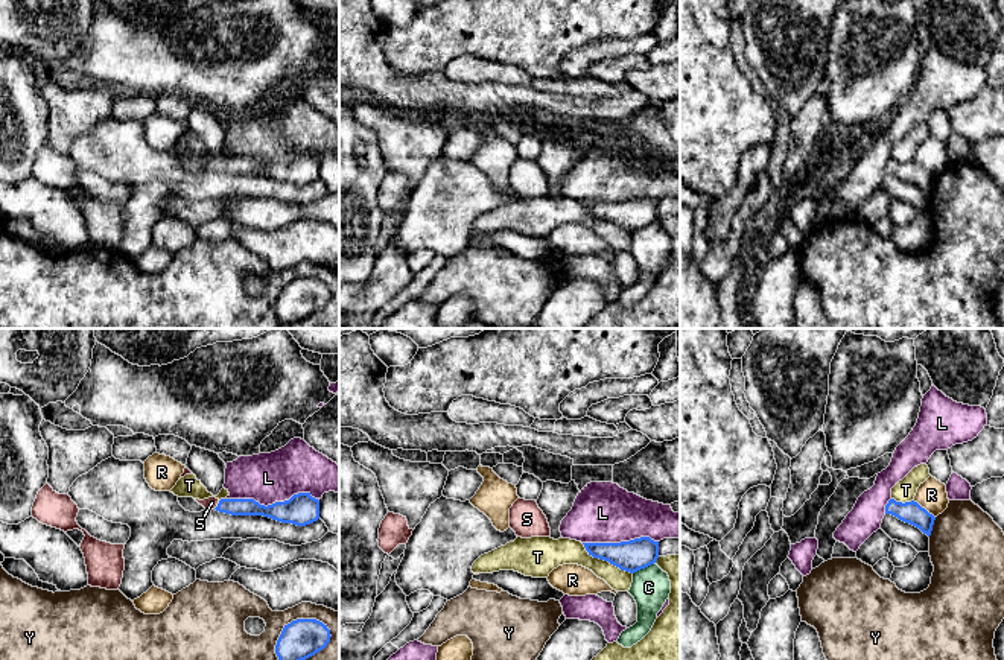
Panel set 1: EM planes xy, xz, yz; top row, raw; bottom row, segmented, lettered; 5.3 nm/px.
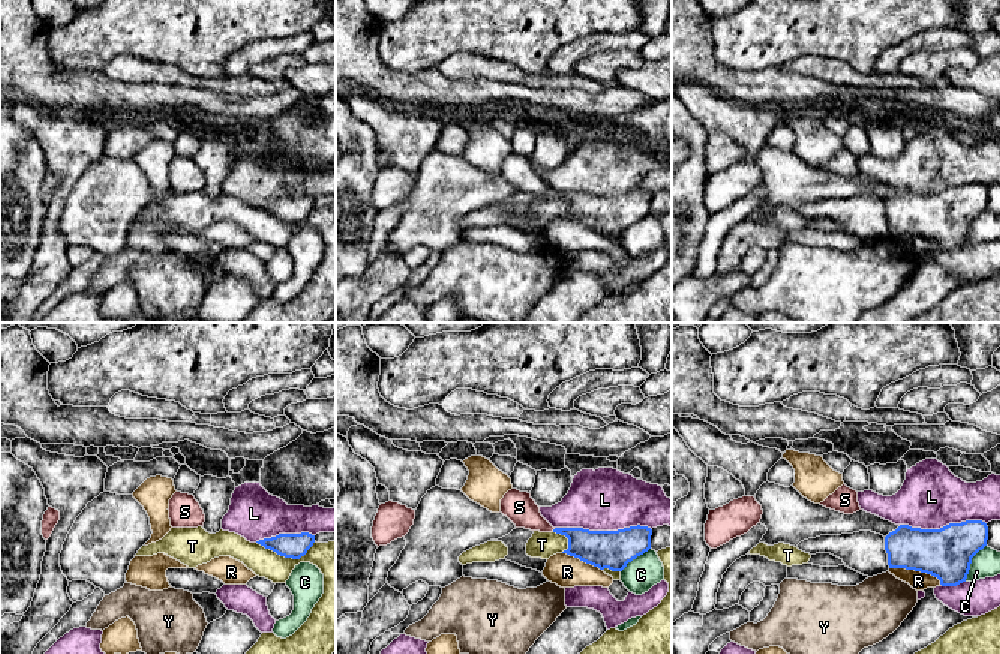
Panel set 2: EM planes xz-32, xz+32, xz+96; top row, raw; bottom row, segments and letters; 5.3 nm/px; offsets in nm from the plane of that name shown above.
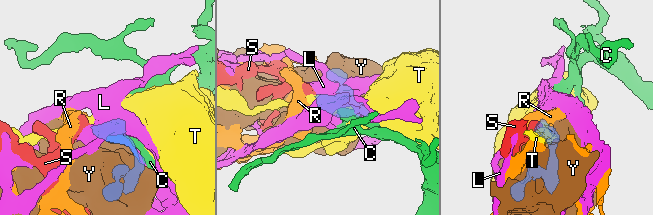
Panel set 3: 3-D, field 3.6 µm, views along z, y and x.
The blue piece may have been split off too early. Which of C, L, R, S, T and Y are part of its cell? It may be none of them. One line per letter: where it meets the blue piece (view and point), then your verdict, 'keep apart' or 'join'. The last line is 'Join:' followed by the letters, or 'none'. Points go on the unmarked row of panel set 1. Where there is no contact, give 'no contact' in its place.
C: xz (644, 227) | keep apart
L: xy (271, 164) | keep apart
R: yz (924, 168) | keep apart
S: xy (218, 164) | join
T: xz (606, 219) | keep apart
Y: xy (303, 318) | keep apart
Join: S

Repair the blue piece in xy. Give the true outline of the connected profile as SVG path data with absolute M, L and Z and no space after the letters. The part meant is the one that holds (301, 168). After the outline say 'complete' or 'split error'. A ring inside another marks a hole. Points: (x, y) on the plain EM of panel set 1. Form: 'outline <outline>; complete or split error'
outline M310 152L294 154L289 160L260 164L254 158L195 158L205 169L216 169L231 175L263 175L281 182L306 186L319 178L319 160Z; split error

